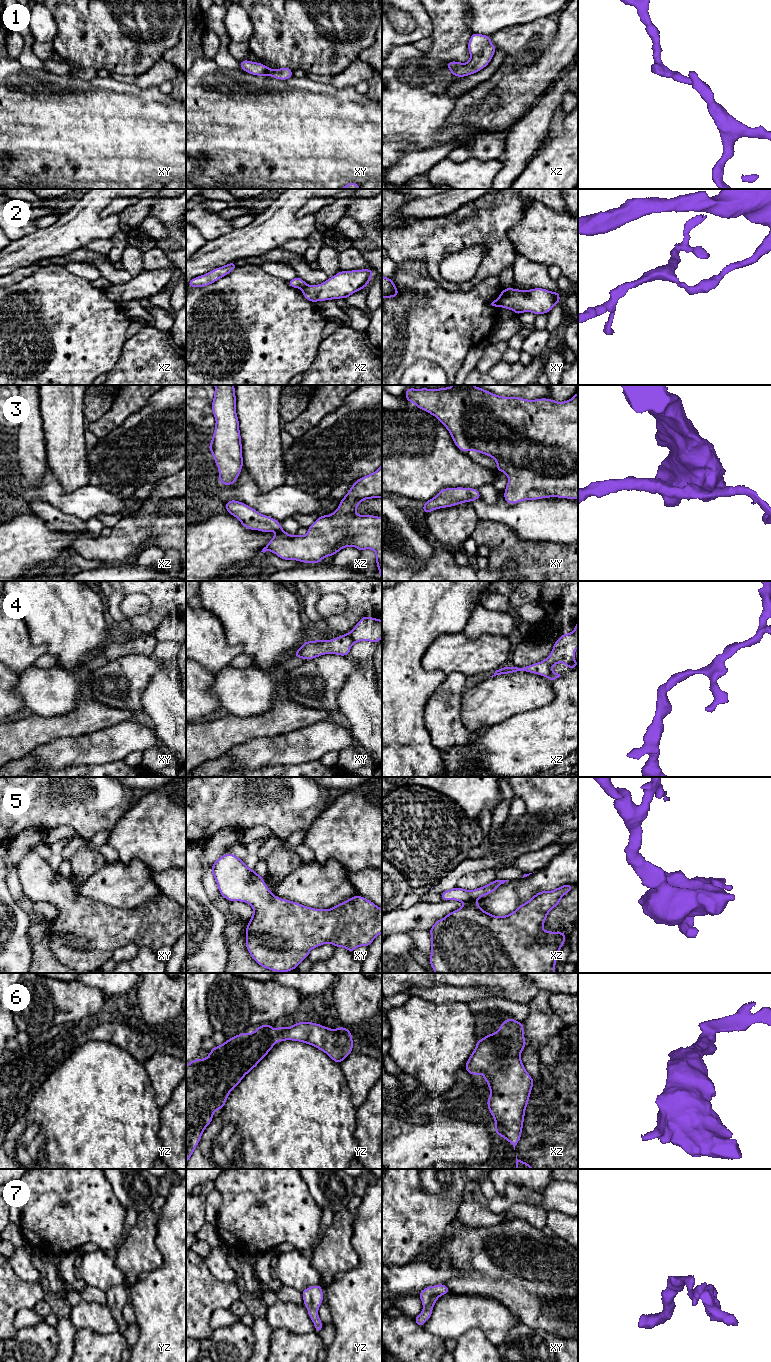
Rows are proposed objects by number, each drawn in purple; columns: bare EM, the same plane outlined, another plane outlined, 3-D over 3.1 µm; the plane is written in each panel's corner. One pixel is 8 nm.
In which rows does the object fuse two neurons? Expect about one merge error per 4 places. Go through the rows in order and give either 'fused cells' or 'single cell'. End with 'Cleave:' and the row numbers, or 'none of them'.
1: single cell
2: fused cells
3: single cell
4: single cell
5: single cell
6: single cell
7: single cell
Cleave: 2

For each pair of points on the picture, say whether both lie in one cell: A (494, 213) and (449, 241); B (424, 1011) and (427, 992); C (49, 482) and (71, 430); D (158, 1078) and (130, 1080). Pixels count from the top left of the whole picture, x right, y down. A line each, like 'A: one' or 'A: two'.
A: one
B: two
C: two
D: two

